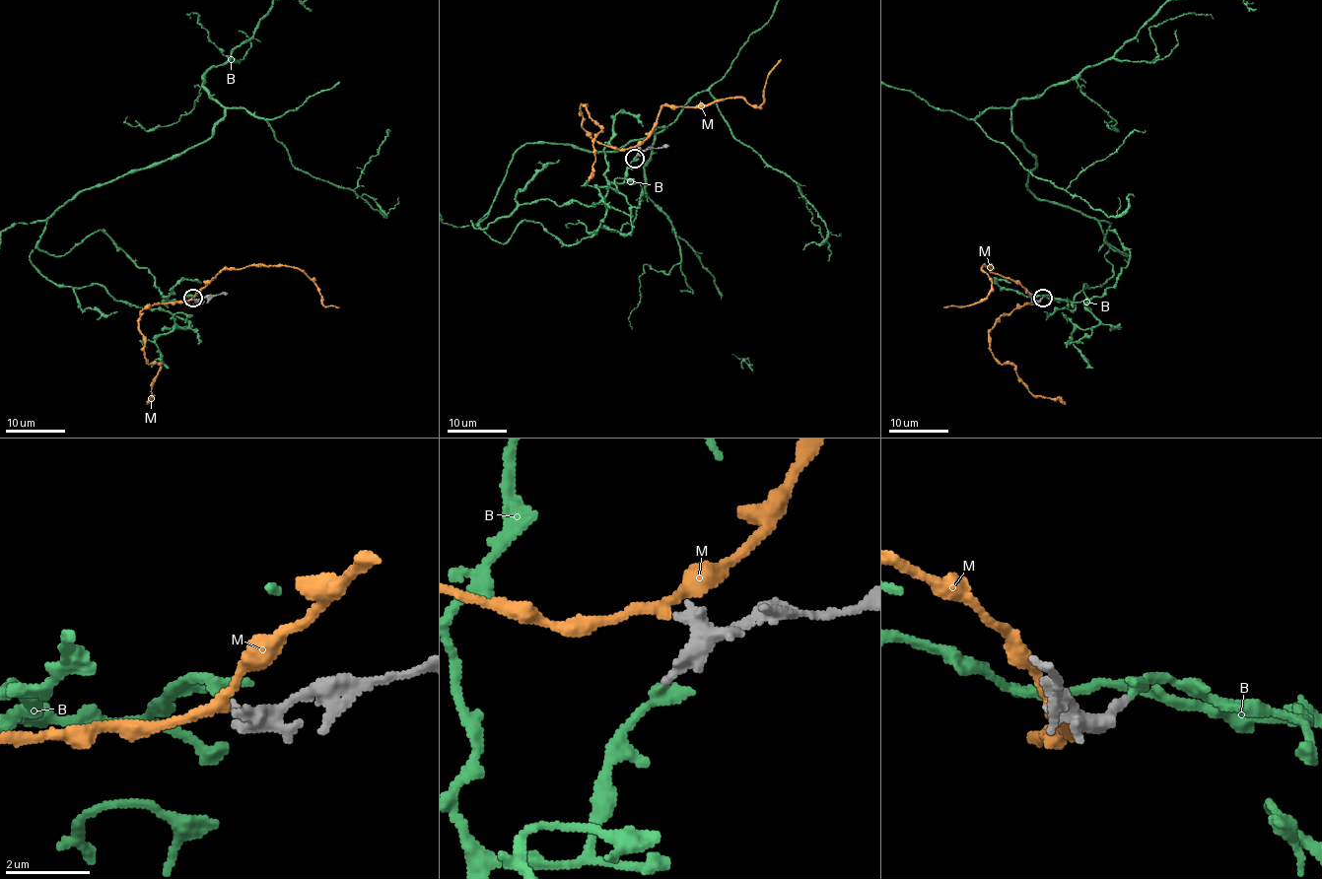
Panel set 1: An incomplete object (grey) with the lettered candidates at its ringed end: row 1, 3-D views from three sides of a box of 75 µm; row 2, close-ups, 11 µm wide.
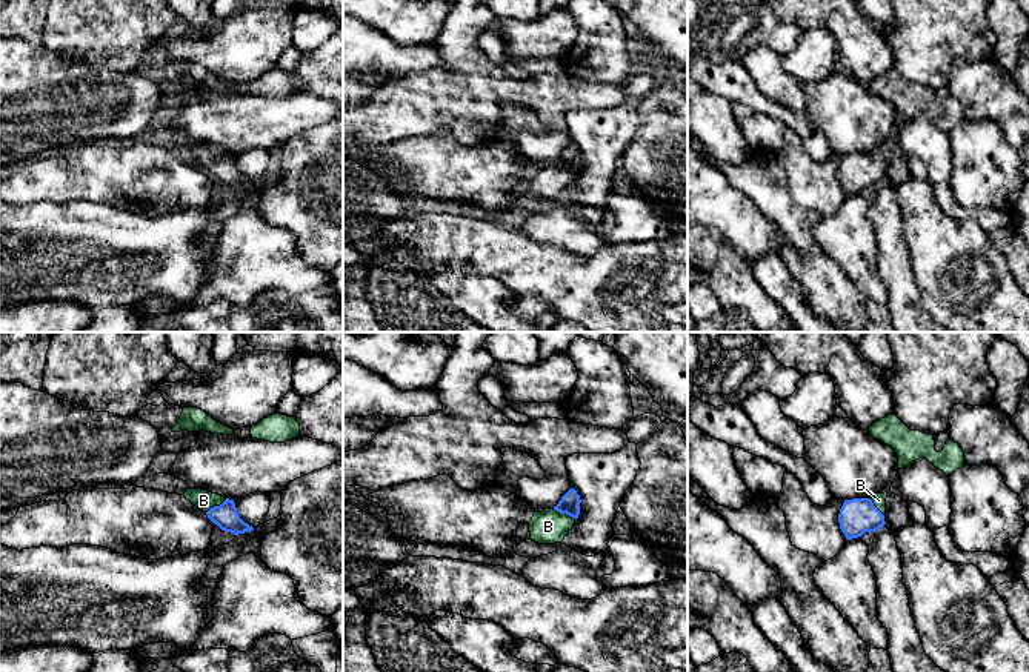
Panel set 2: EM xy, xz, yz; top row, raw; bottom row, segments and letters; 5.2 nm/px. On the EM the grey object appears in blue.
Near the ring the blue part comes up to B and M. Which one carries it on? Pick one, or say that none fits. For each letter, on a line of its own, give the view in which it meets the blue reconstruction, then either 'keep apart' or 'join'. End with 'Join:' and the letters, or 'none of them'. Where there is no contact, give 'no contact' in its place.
B: xz | join
M: no contact | keep apart
Join: B

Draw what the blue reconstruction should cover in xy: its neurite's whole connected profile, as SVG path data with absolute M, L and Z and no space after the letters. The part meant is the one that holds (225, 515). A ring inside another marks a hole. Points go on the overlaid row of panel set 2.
M188 489L185 498L203 511L225 532L238 535L254 531L240 518L234 500L201 489Z

